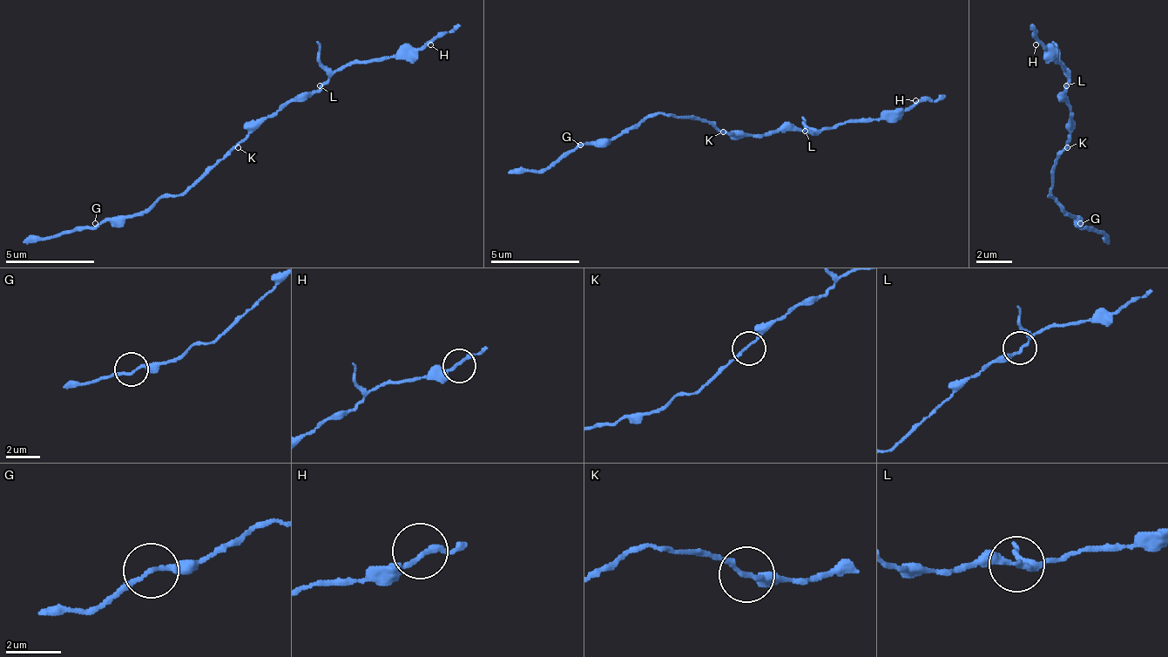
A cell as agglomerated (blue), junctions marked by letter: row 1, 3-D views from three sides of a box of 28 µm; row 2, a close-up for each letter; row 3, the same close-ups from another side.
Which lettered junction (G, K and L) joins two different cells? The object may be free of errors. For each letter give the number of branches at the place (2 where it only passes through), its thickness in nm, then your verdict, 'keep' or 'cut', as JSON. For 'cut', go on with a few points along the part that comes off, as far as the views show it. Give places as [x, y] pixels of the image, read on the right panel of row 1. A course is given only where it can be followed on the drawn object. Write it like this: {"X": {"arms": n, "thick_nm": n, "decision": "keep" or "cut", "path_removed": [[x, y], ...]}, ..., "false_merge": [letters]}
{"G": {"arms": 2, "thick_nm": 160, "decision": "keep"}, "K": {"arms": 2, "thick_nm": 160, "decision": "keep"}, "L": {"arms": 2, "thick_nm": 170, "decision": "cut", "path_removed": [[1067, 84], [1058, 62], [1036, 40], [1031, 26]]}, "false_merge": ["L"]}

